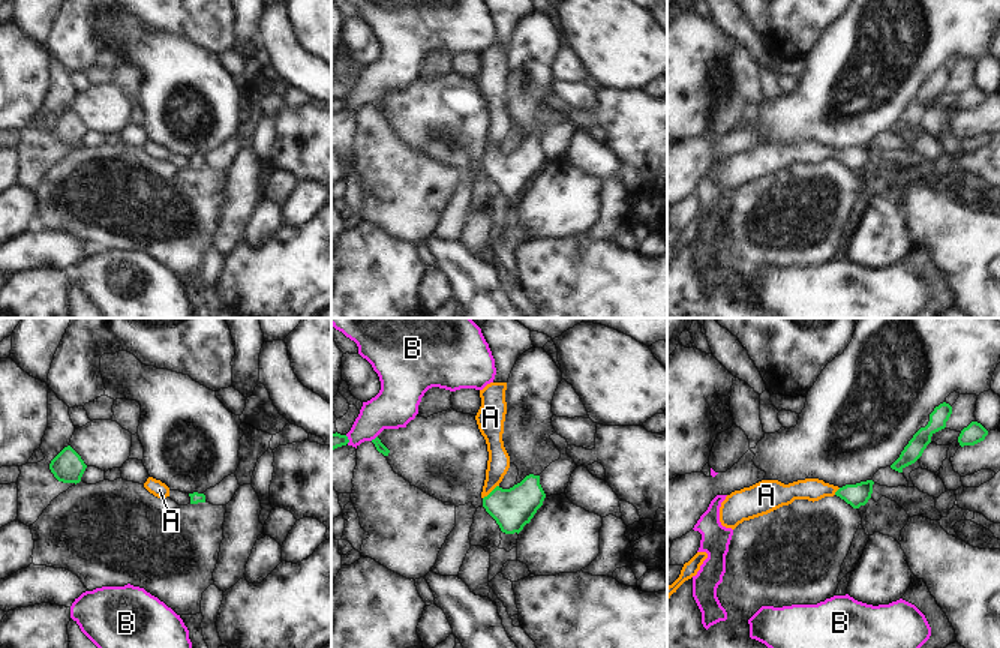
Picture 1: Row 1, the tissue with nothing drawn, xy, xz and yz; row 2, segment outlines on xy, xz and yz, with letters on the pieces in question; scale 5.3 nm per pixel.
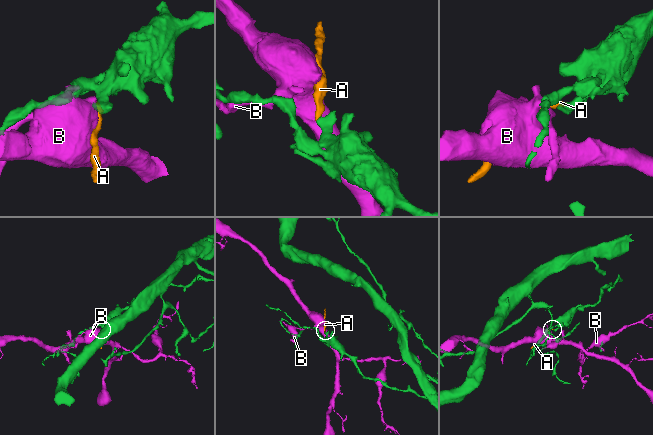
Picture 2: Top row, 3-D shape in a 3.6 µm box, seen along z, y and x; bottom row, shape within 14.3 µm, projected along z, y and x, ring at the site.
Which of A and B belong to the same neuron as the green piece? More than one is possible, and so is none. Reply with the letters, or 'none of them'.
A

